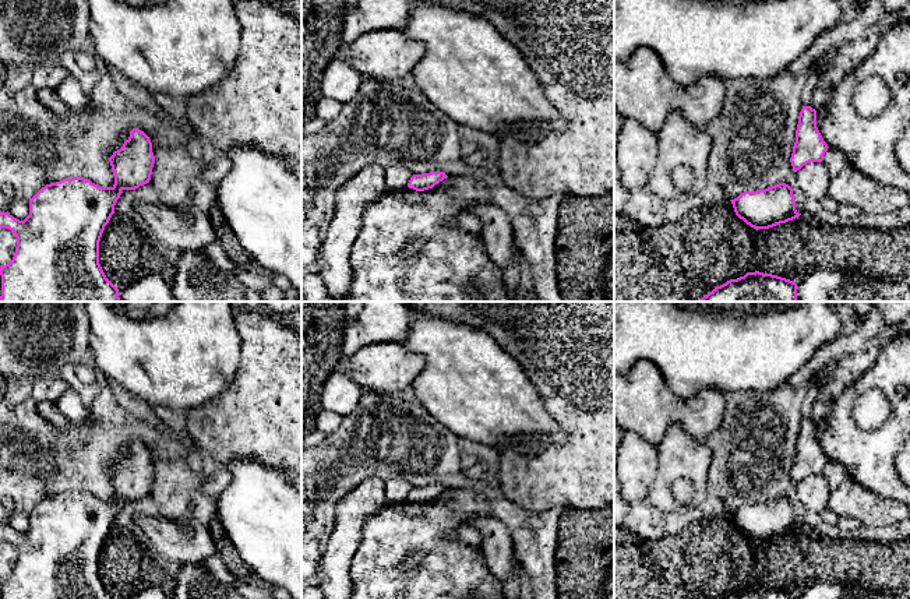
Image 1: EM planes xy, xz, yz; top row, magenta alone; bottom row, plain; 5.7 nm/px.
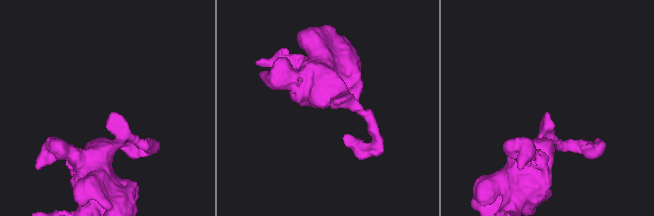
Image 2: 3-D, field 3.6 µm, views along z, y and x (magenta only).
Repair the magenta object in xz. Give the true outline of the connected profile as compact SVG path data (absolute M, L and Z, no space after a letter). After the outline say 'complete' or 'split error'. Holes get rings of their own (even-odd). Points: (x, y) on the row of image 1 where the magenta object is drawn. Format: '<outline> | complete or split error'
M444 172L413 175L408 183L408 187L416 191L424 191L424 190L433 188L435 184L438 184L447 177L448 176Z | complete

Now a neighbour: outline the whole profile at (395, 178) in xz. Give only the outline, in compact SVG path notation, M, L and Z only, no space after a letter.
M391 166L385 169L384 179L388 191L408 188L408 183L413 173L406 168Z

